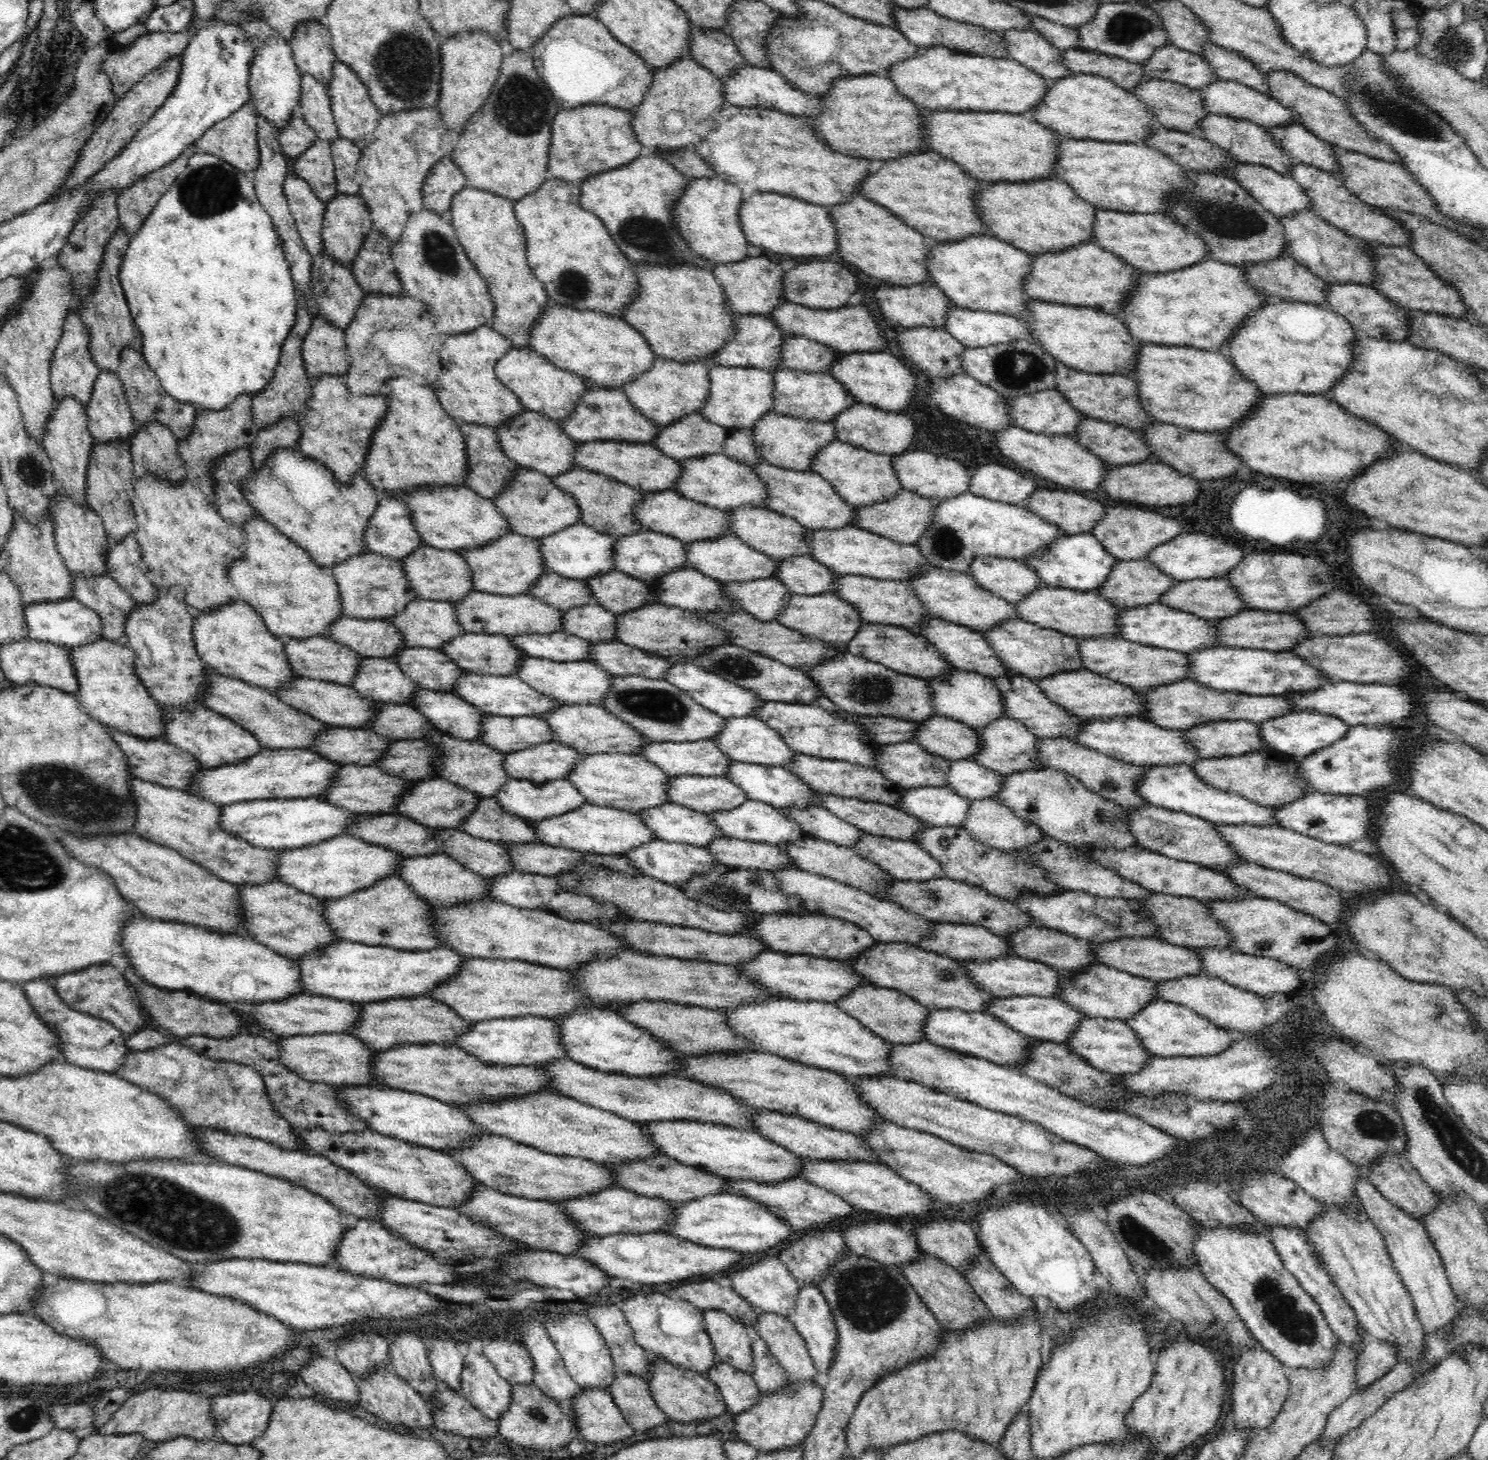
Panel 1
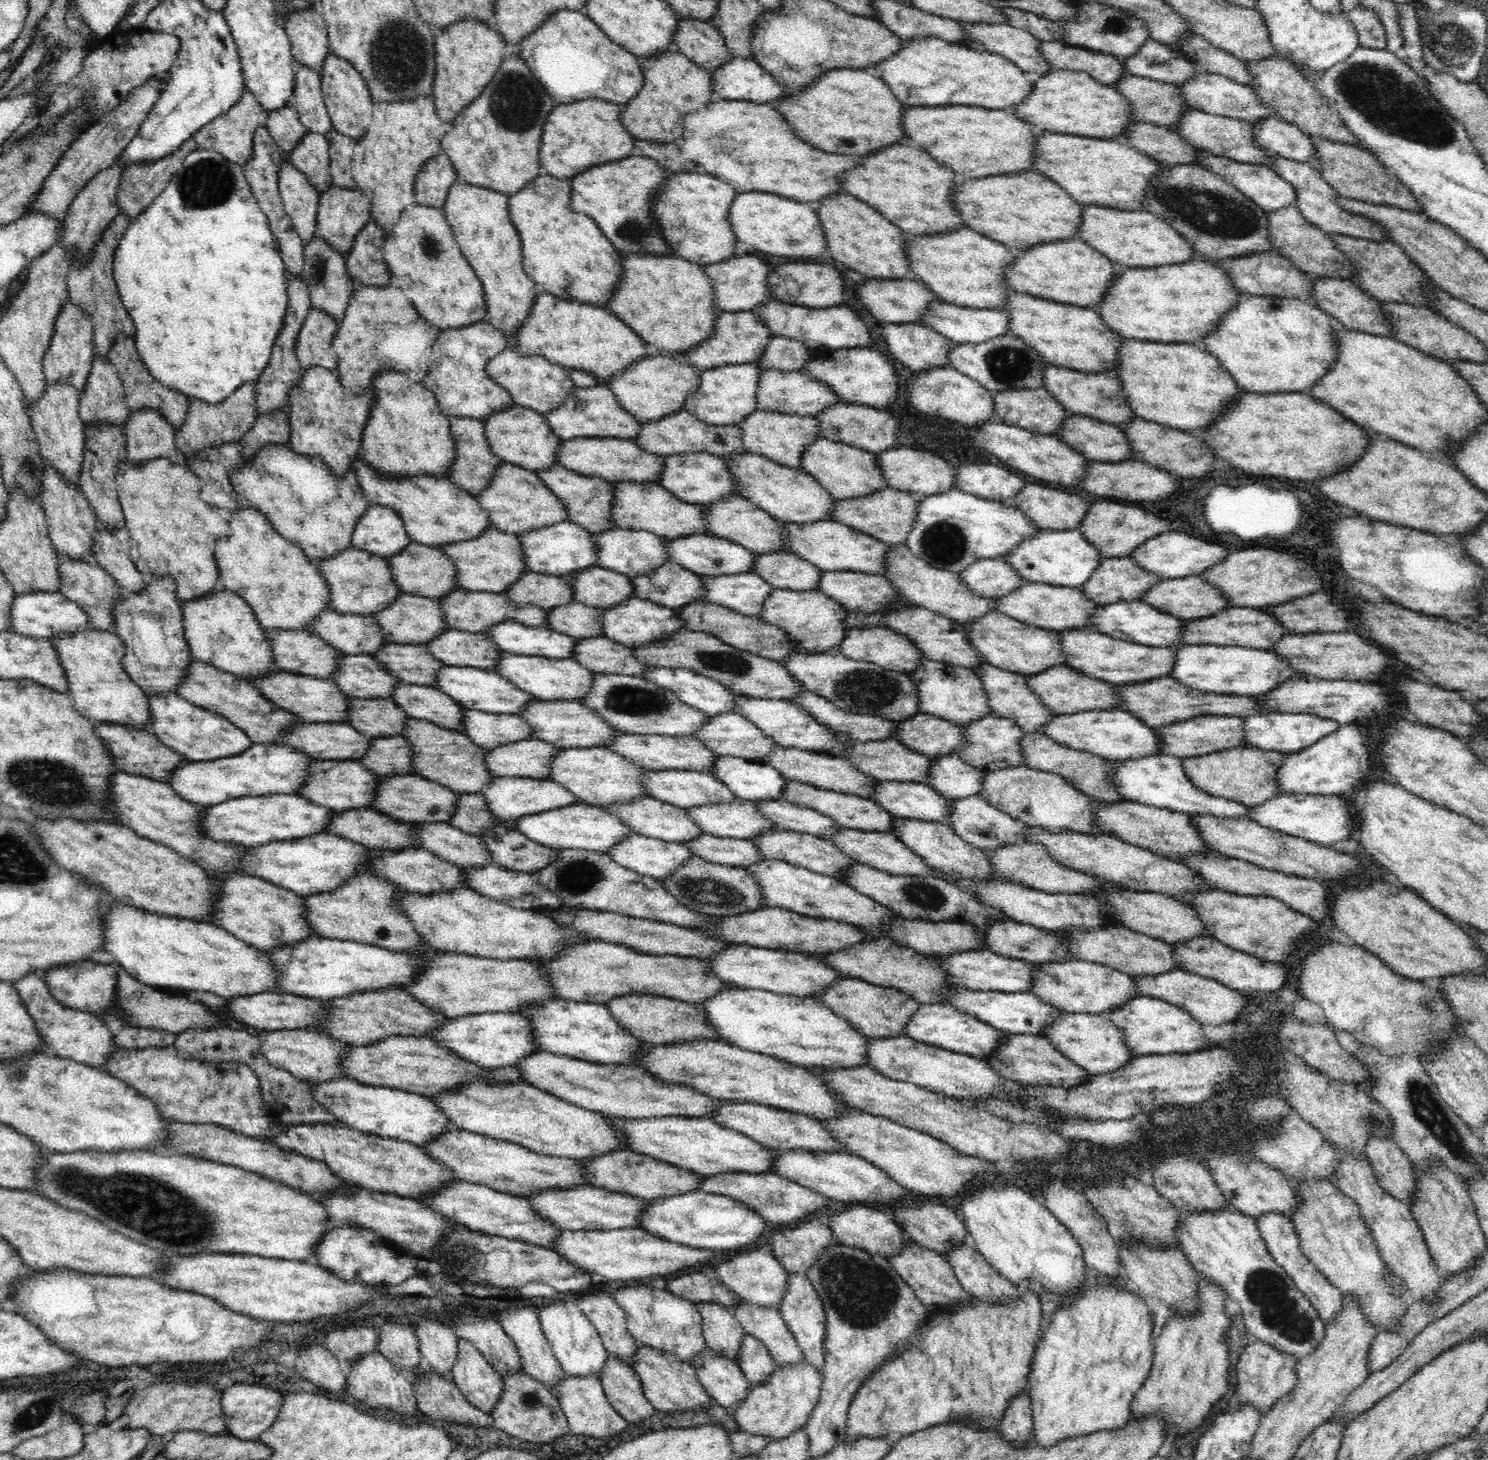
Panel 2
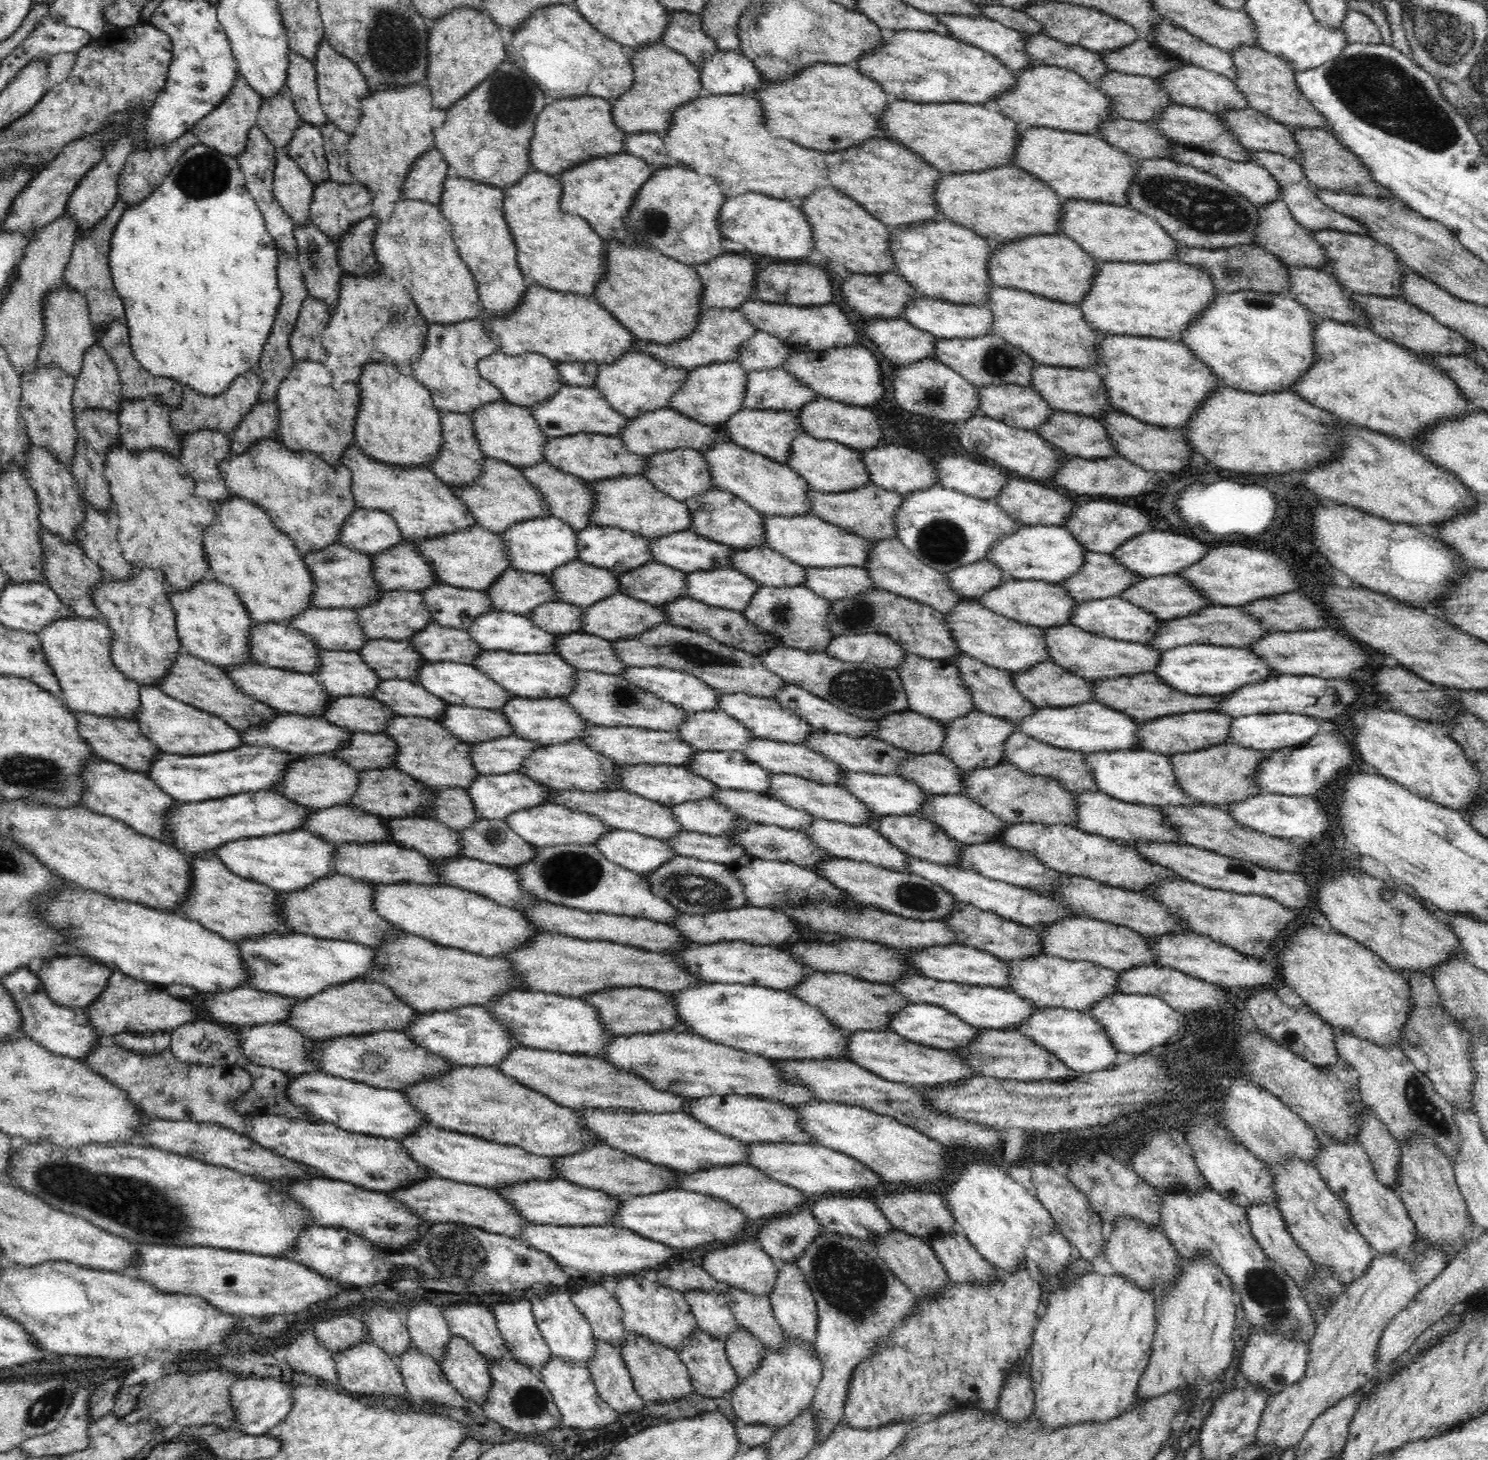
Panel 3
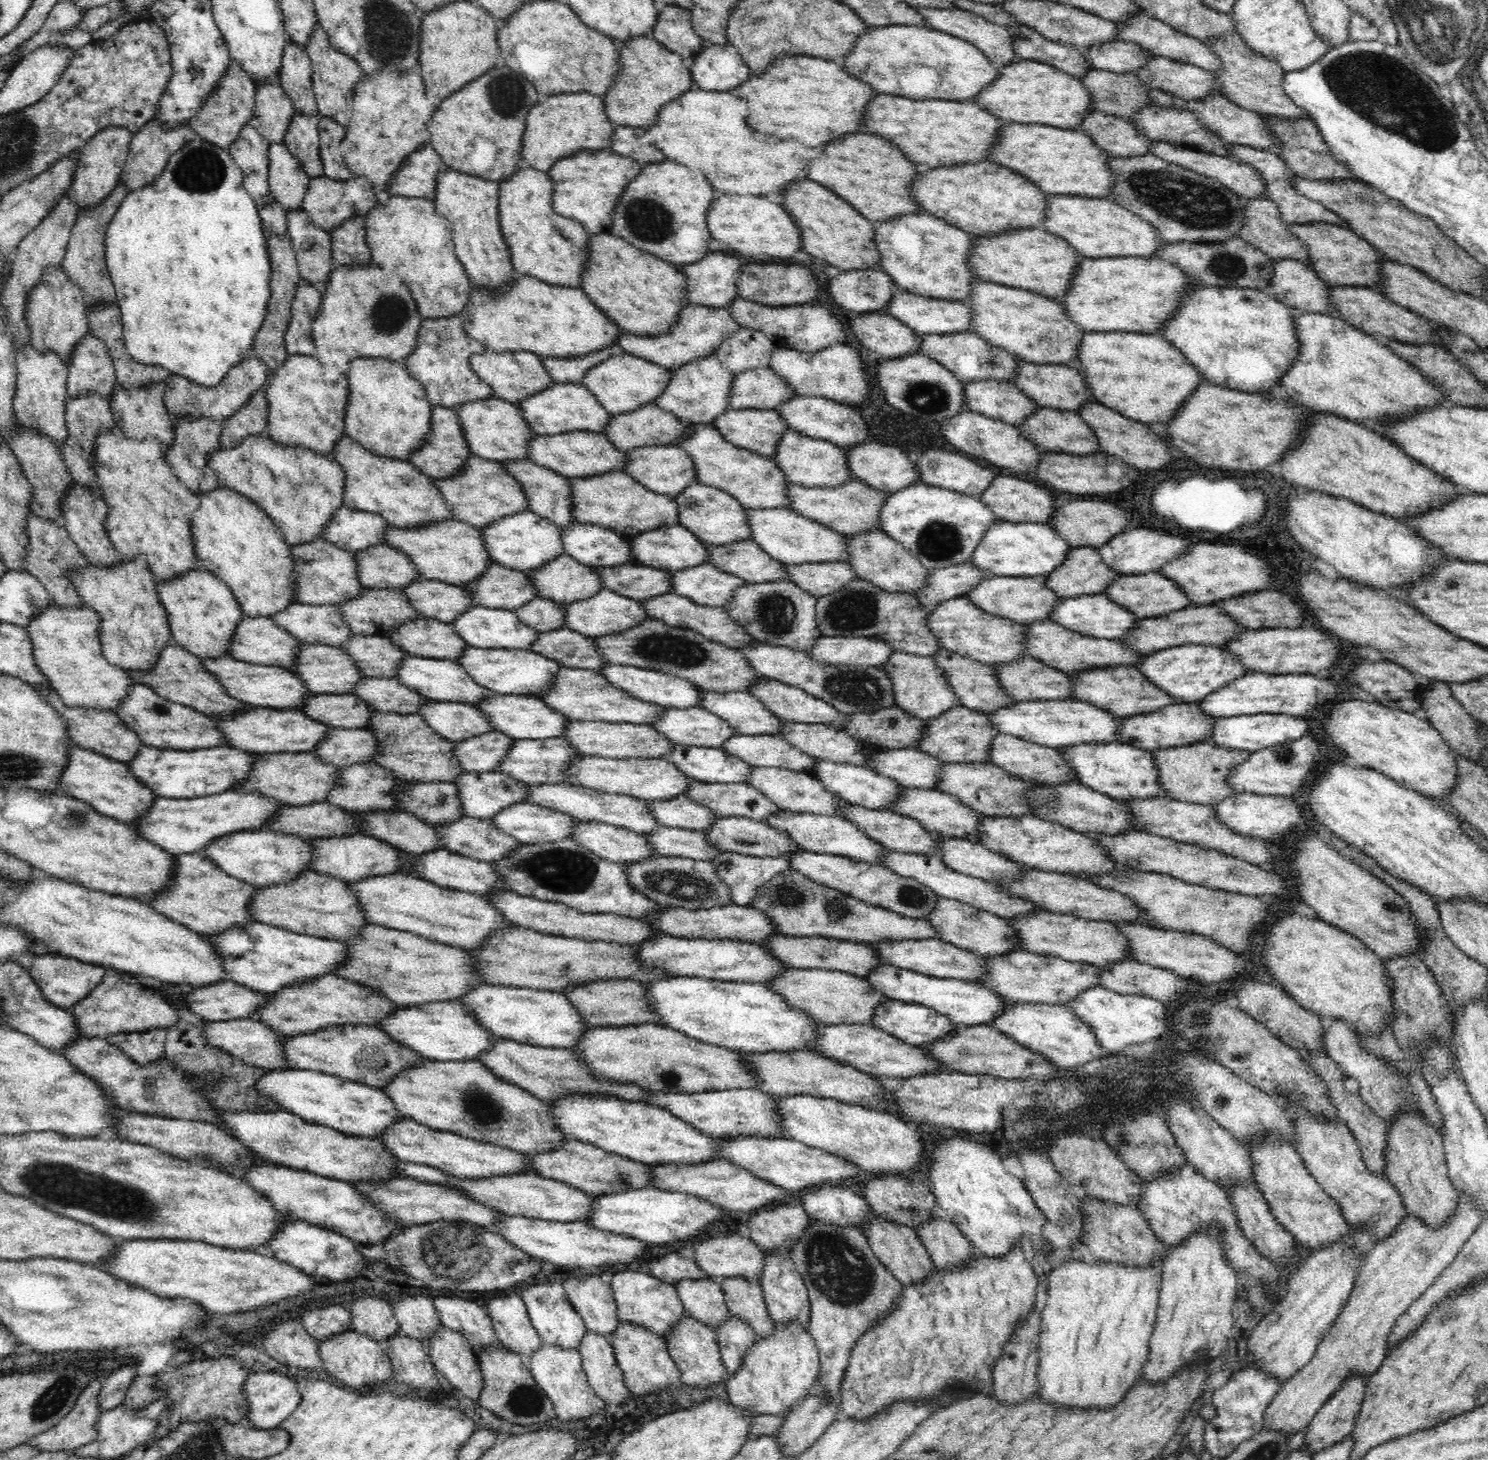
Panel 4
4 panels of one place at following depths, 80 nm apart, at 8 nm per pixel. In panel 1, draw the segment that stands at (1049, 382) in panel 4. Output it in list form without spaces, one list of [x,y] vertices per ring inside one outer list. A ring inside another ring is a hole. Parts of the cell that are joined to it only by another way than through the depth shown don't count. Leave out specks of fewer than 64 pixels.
[[[1058,362],[1056,370],[1055,390],[1082,415],[1093,419],[1100,419],[1104,422],[1111,422],[1121,425],[1134,431],[1141,431],[1154,424],[1153,420],[1142,407],[1138,386],[1132,378],[1119,375],[1090,374],[1080,370],[1072,369],[1063,363]]]

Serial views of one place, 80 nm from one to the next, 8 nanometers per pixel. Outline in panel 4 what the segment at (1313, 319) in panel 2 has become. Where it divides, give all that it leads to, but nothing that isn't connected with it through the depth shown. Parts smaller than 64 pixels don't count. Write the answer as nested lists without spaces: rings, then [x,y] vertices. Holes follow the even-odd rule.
[[[1194,282],[1193,288],[1184,294],[1181,299],[1179,310],[1173,318],[1170,318],[1161,328],[1159,335],[1165,338],[1174,348],[1177,348],[1187,358],[1194,367],[1198,368],[1198,373],[1202,375],[1204,381],[1208,381],[1216,386],[1225,387],[1226,389],[1241,391],[1242,393],[1267,393],[1275,387],[1280,378],[1286,374],[1288,367],[1292,366],[1292,362],[1297,357],[1299,344],[1296,338],[1295,316],[1298,309],[1291,308],[1285,302],[1280,302],[1271,295],[1260,292],[1259,289],[1242,289],[1238,287],[1220,287],[1220,286],[1200,286],[1198,282]]]

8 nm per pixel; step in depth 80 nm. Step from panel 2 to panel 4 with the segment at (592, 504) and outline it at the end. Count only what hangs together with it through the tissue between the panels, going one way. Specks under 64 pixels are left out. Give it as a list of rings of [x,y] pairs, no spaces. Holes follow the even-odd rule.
[[[529,458],[501,461],[501,466],[519,482],[524,495],[528,497],[528,509],[542,518],[553,522],[556,526],[566,526],[574,520],[574,507],[572,507],[572,492],[569,477],[534,464]]]

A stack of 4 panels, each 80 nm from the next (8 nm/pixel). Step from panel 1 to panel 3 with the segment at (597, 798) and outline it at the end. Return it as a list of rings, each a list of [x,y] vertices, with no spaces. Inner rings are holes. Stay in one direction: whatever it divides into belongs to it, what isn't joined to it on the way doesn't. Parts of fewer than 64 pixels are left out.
[[[576,739],[575,741],[536,747],[525,760],[519,772],[536,782],[540,782],[542,786],[549,786],[558,790],[582,789],[604,792],[621,789],[617,786],[619,766],[620,764],[617,764],[617,762],[598,754],[598,751],[592,750],[582,741]]]

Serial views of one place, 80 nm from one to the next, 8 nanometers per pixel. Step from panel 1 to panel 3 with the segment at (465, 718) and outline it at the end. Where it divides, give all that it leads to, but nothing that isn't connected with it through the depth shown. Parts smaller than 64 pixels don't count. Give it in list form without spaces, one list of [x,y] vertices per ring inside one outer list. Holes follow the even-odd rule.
[[[382,679],[369,696],[385,704],[396,715],[434,720],[439,720],[449,705],[410,679]]]

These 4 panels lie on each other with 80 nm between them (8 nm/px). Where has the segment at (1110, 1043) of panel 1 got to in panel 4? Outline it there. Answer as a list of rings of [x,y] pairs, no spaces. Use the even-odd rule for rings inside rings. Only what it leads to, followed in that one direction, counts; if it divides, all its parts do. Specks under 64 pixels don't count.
[[[1024,1001],[1006,1003],[1003,1013],[988,1025],[1013,1038],[1024,1048],[1044,1054],[1060,1069],[1071,1069],[1073,1066],[1088,1064],[1108,1053],[1104,1046],[1098,1044],[1090,1026],[1082,1022],[1067,1005]]]

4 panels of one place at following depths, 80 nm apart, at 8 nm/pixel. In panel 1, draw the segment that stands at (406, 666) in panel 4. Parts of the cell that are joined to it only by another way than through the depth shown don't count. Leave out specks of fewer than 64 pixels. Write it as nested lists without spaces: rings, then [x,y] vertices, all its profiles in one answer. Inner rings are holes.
[[[466,671],[455,686],[455,694],[482,712],[503,717],[535,716],[539,718],[544,713],[562,705],[562,702],[558,702],[550,695],[540,694],[514,675],[494,676]]]

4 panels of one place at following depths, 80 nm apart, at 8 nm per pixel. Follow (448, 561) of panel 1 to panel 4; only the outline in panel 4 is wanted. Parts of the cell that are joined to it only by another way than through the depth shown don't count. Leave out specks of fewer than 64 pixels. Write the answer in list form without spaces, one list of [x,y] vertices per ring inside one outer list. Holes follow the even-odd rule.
[[[384,543],[353,555],[358,580],[366,589],[398,589],[422,578],[415,564],[401,550]]]

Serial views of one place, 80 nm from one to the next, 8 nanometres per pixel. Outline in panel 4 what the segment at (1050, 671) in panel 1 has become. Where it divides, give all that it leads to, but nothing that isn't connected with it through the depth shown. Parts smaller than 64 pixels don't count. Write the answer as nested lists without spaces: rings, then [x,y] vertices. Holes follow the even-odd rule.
[[[965,596],[939,602],[927,616],[927,625],[945,650],[962,657],[987,665],[1030,658],[1026,655],[1025,624],[984,612]]]

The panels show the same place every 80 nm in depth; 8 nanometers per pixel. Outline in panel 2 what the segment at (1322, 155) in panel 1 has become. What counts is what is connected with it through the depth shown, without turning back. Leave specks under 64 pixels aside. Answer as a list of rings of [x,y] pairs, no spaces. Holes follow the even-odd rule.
[[[1270,116],[1254,121],[1252,125],[1253,143],[1265,148],[1269,154],[1302,163],[1316,160],[1316,149],[1311,135],[1300,130],[1295,124]]]

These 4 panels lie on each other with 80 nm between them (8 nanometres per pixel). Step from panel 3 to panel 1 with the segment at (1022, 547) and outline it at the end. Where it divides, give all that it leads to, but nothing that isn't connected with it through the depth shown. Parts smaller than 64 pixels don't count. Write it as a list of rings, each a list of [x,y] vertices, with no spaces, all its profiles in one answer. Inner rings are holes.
[[[1062,533],[1049,547],[1017,561],[1033,568],[1046,585],[1094,591],[1109,577],[1113,564],[1119,559],[1103,548],[1102,543],[1092,533]]]

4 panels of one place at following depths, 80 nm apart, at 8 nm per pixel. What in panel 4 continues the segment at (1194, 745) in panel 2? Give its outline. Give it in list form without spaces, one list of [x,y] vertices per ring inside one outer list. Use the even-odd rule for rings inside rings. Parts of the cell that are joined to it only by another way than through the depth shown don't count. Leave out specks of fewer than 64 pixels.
[[[1198,702],[1174,703],[1147,713],[1121,717],[1118,740],[1147,751],[1191,745],[1207,740],[1213,727],[1213,718],[1200,708]]]

